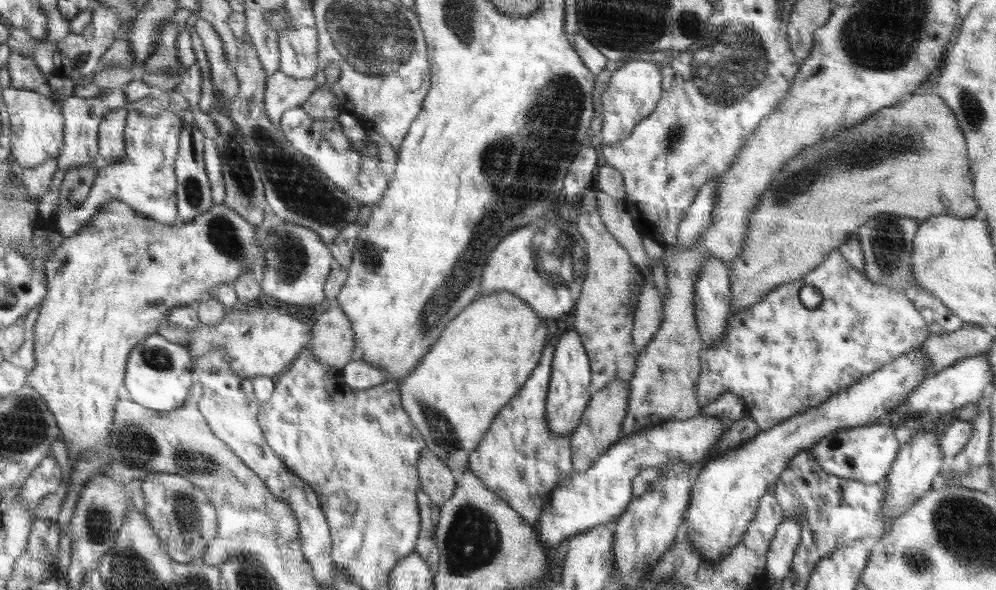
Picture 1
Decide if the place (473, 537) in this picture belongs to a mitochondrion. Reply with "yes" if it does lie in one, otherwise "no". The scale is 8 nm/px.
yes

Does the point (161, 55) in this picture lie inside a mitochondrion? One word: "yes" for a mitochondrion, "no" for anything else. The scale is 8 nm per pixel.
yes

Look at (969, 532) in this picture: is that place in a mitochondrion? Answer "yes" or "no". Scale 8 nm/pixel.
yes

